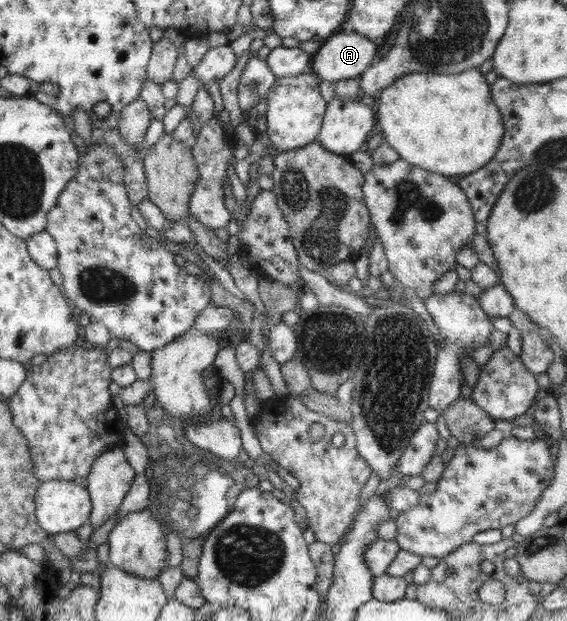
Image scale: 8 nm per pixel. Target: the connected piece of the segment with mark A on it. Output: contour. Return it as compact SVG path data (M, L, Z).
M340 32L329 36L321 43L321 47L312 54L310 70L320 81L329 80L330 82L338 82L345 79L358 78L377 58L376 44L372 44L369 38L358 33Z

